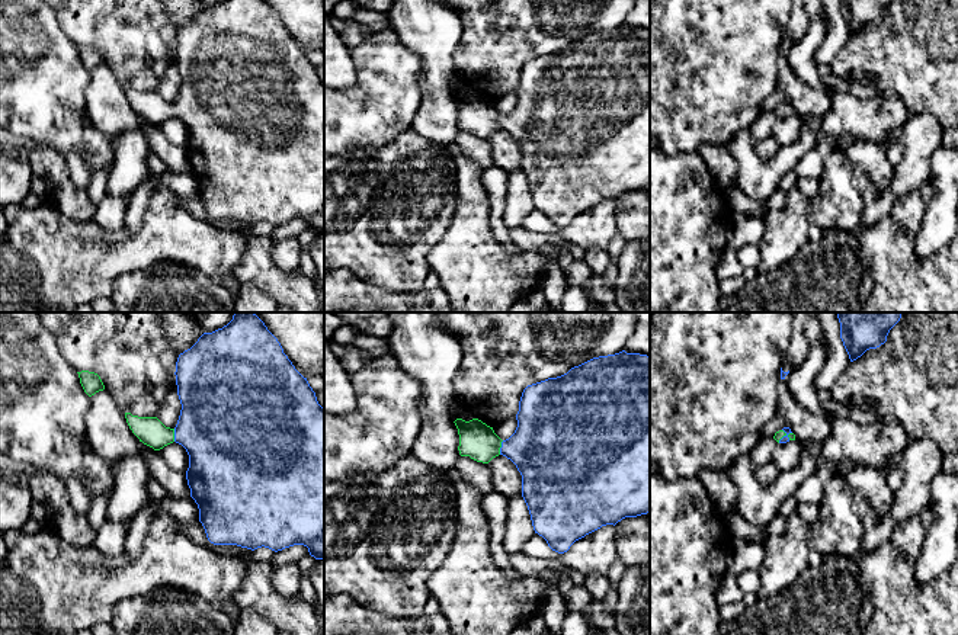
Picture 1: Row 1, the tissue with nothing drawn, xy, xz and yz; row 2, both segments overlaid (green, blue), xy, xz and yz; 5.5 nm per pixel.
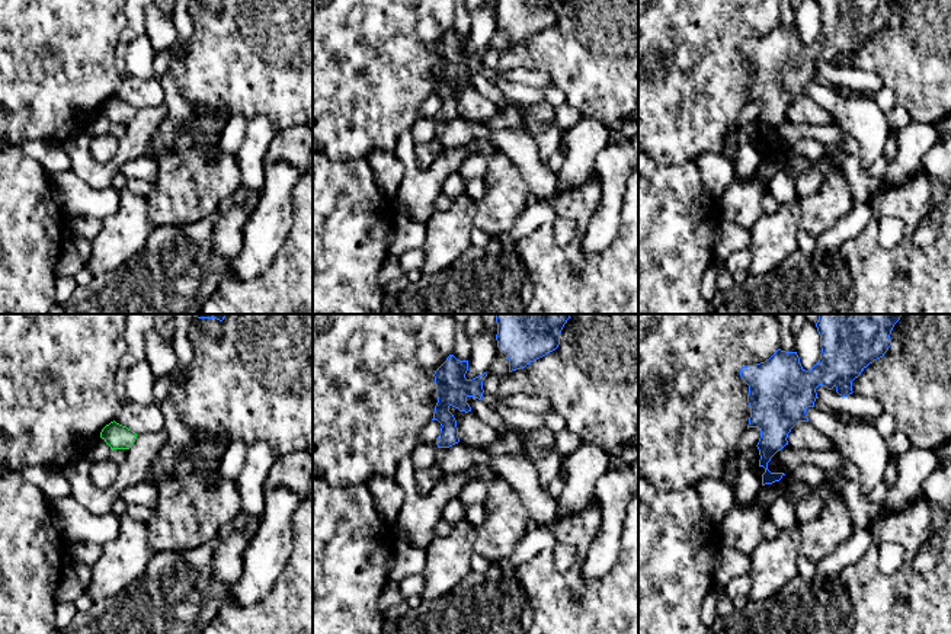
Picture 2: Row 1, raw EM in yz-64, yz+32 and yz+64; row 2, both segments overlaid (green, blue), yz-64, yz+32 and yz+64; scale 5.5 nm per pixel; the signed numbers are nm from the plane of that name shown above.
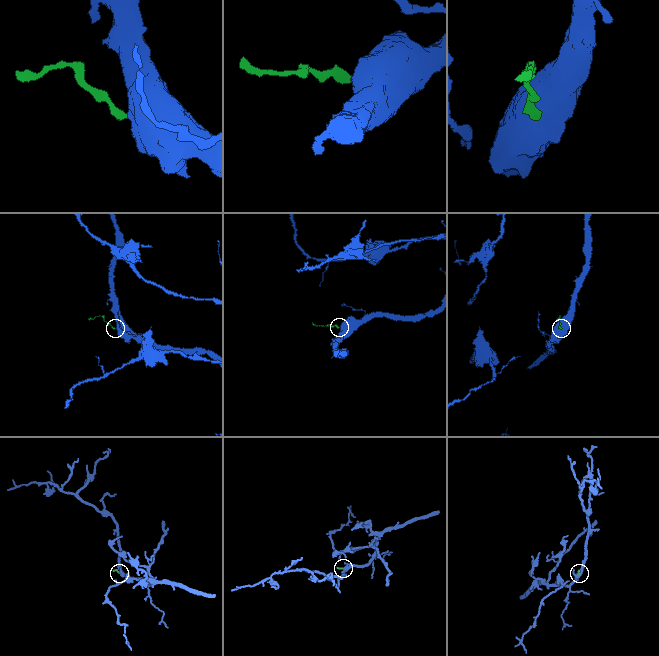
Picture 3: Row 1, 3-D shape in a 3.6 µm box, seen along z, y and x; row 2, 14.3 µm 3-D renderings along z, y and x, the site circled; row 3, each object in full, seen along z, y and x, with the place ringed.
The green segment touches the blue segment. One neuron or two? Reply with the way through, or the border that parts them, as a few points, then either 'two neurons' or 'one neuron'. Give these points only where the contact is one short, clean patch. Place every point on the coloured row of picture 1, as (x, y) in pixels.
way xz (477, 441), (483, 445), (500, 446), (545, 448); one neuron

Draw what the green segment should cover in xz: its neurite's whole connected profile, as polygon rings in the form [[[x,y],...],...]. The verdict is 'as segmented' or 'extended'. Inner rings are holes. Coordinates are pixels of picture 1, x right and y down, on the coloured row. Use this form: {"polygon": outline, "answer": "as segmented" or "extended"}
{"polygon": [[[622,350],[615,355],[593,357],[579,366],[571,368],[561,376],[548,378],[545,381],[528,385],[522,392],[516,420],[518,427],[515,433],[509,439],[502,440],[494,433],[493,427],[487,426],[478,418],[472,418],[470,421],[456,418],[454,423],[459,434],[458,450],[461,456],[470,456],[477,462],[488,464],[493,458],[503,455],[516,465],[522,475],[522,497],[528,506],[534,530],[547,541],[552,551],[564,554],[576,541],[600,529],[602,526],[615,526],[625,517],[637,517],[650,513],[650,356],[627,353]]], "answer": "extended"}

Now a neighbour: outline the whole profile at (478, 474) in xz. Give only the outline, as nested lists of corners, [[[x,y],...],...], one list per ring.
[[[461,456],[455,469],[467,482],[472,484],[483,494],[493,491],[491,469],[487,464],[477,462],[470,456]]]

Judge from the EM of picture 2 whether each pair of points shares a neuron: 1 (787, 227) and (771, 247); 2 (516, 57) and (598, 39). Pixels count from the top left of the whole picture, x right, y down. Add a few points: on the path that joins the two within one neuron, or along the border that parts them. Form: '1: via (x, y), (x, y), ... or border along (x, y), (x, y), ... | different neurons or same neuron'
1: via (783, 231), (771, 243) | same neuron
2: via (537, 53), (578, 51) | same neuron

